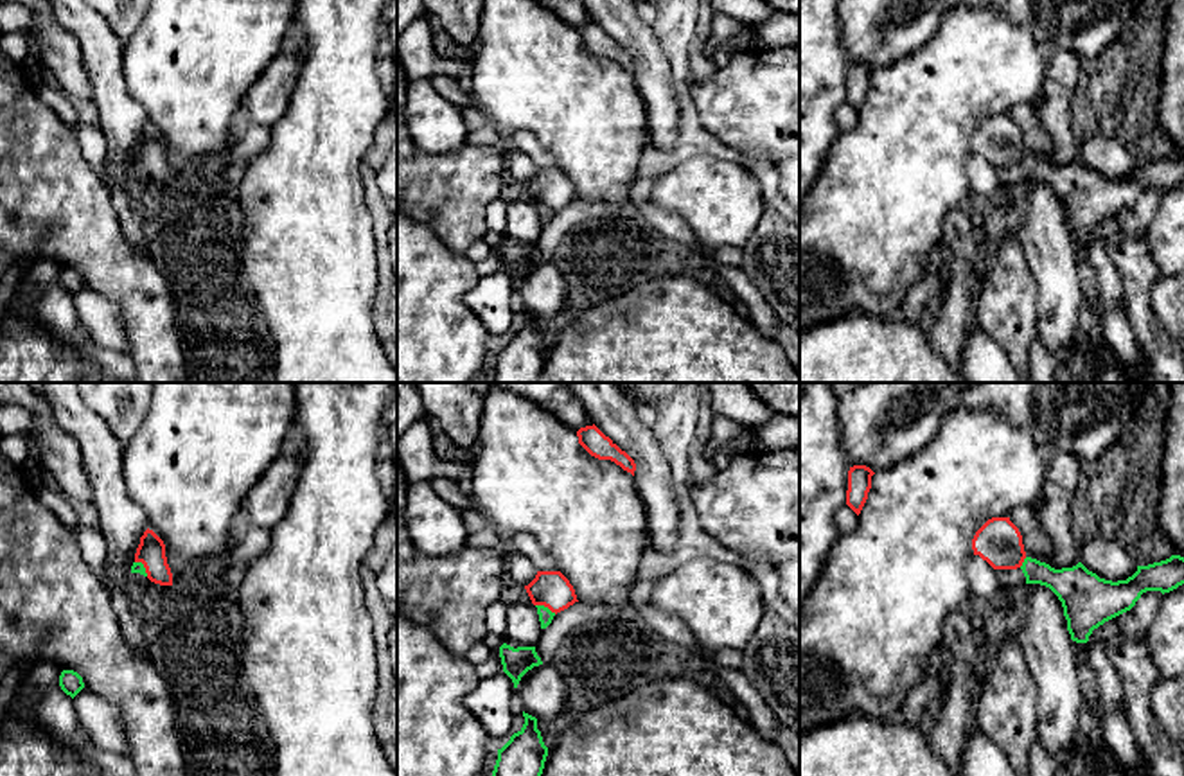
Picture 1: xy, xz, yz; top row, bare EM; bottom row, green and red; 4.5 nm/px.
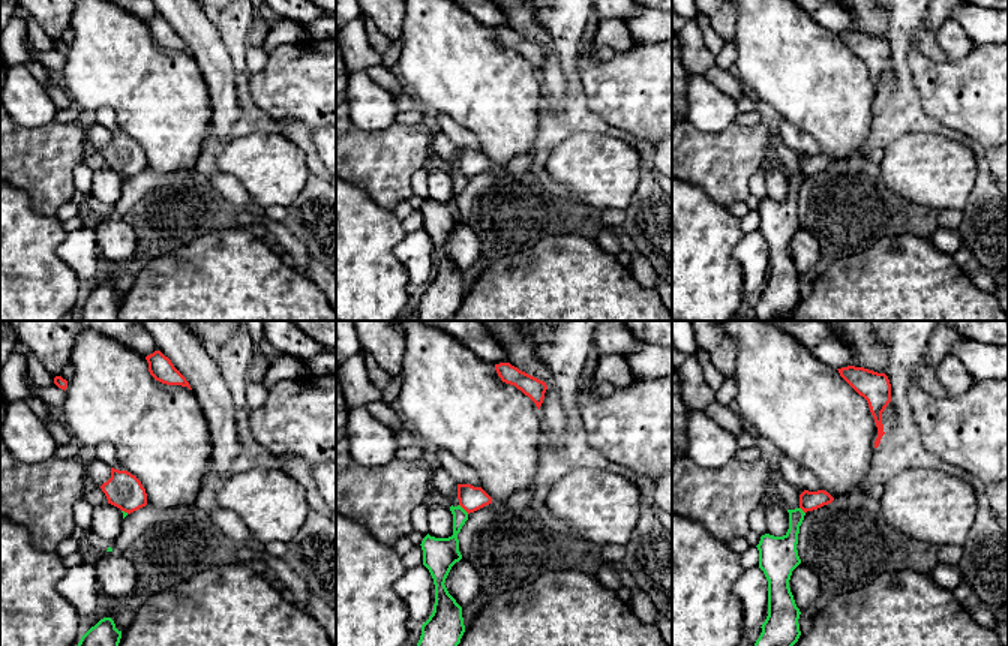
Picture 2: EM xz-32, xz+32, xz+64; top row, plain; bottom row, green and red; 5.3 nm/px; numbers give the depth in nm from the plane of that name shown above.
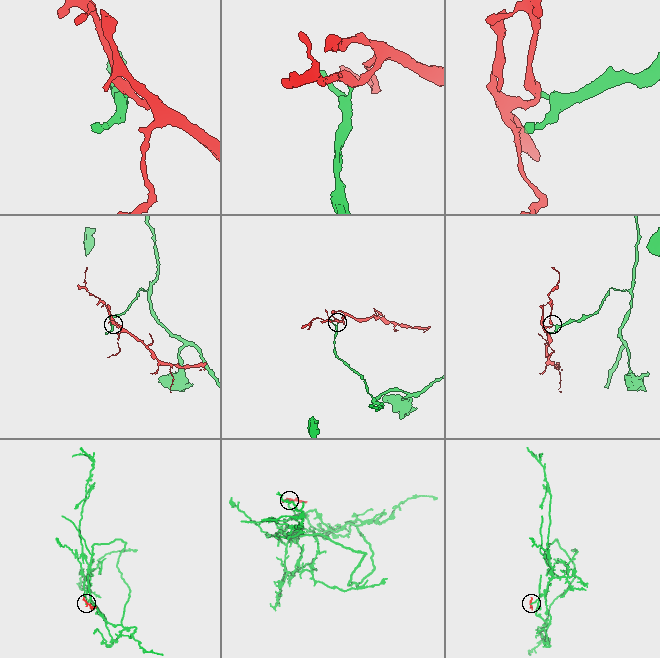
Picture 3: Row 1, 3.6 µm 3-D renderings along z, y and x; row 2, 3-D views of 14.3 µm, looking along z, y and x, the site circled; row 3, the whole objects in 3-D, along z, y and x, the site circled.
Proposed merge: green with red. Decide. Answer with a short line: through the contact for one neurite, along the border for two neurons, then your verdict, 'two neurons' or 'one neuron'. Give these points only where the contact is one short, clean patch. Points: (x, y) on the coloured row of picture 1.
line xz (536, 604), (543, 604), (556, 613); two neurons

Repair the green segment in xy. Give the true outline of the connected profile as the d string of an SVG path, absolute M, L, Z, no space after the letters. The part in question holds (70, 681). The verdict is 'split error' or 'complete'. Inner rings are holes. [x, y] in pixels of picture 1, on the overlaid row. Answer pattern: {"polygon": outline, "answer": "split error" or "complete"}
{"polygon": "M63 670L59 675L61 690L72 699L84 688L83 677L74 670Z", "answer": "complete"}

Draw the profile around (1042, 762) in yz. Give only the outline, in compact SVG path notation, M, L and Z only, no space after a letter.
M1037 738L1029 754L1029 776L1058 776L1060 763Z

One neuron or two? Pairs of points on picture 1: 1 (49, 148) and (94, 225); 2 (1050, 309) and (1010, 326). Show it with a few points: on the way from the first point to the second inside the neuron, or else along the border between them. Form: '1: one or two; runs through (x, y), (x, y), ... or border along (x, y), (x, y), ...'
1: one; runs through (49, 167), (49, 180), (74, 205)
2: two; border along (1032, 273), (1035, 282), (1037, 335)

